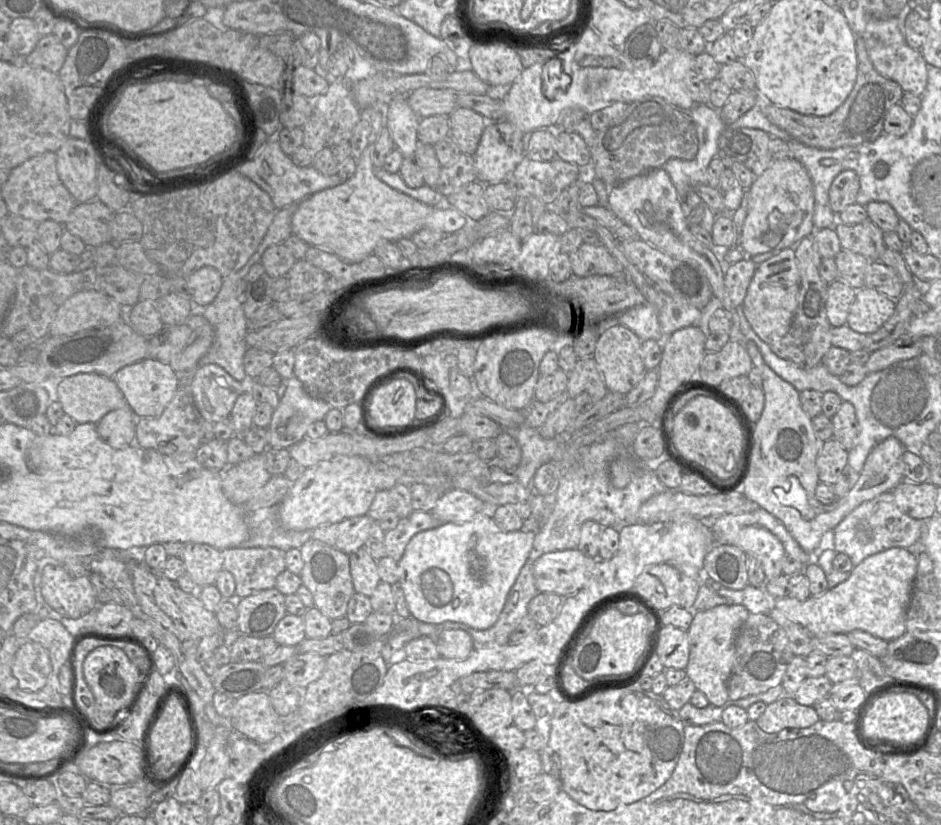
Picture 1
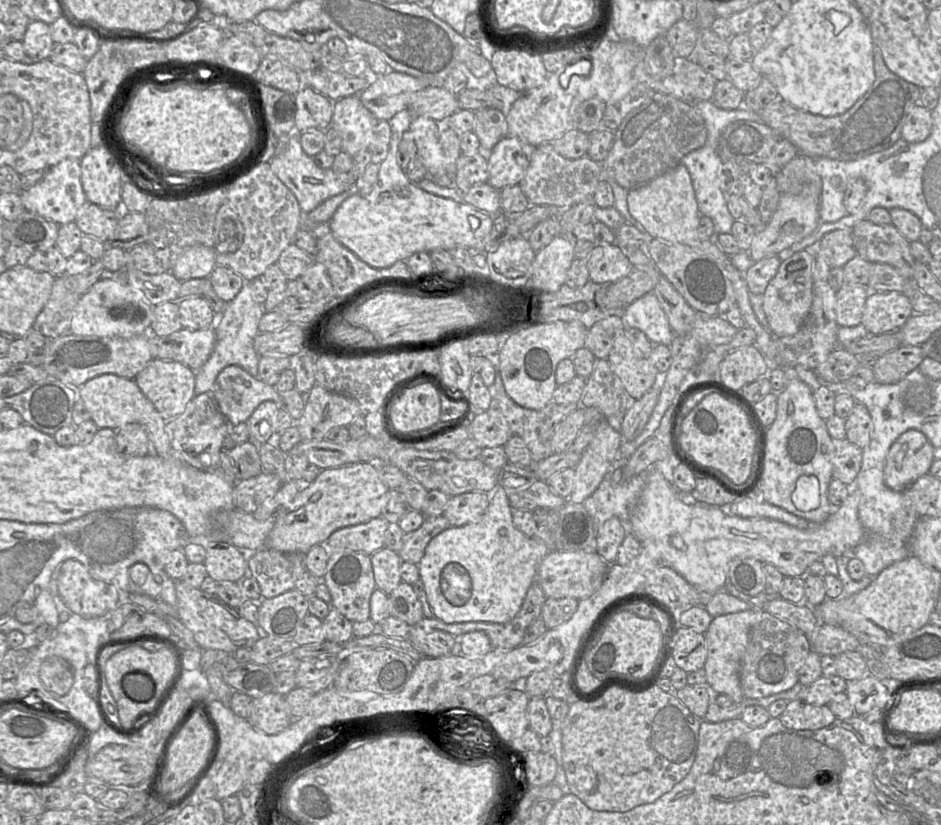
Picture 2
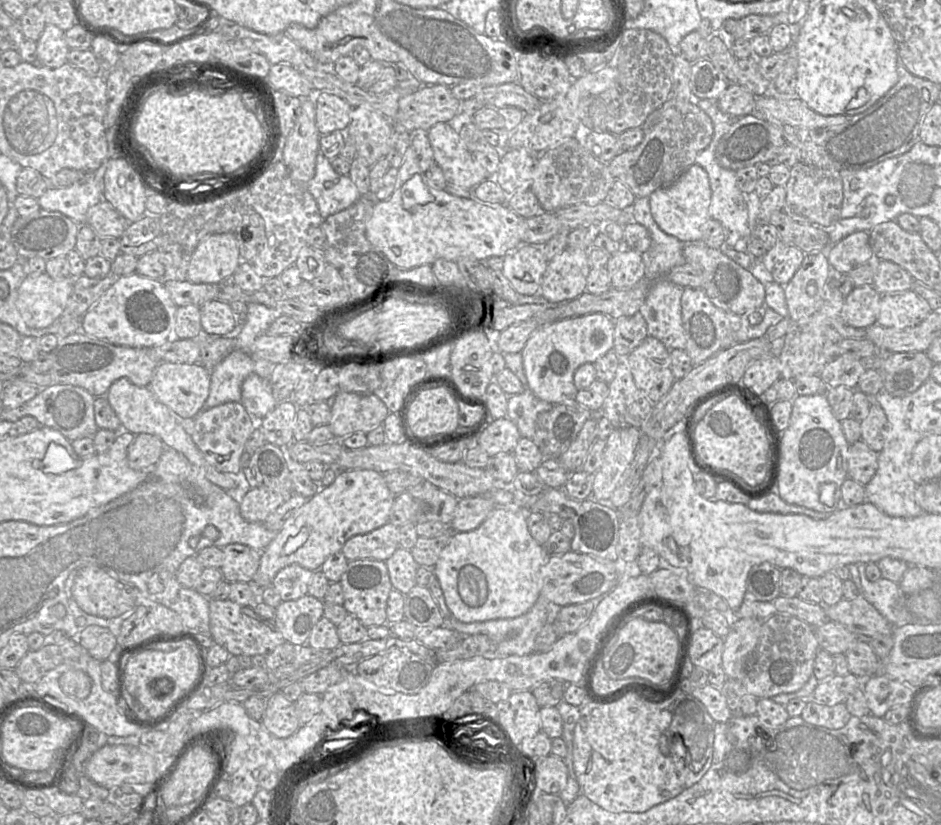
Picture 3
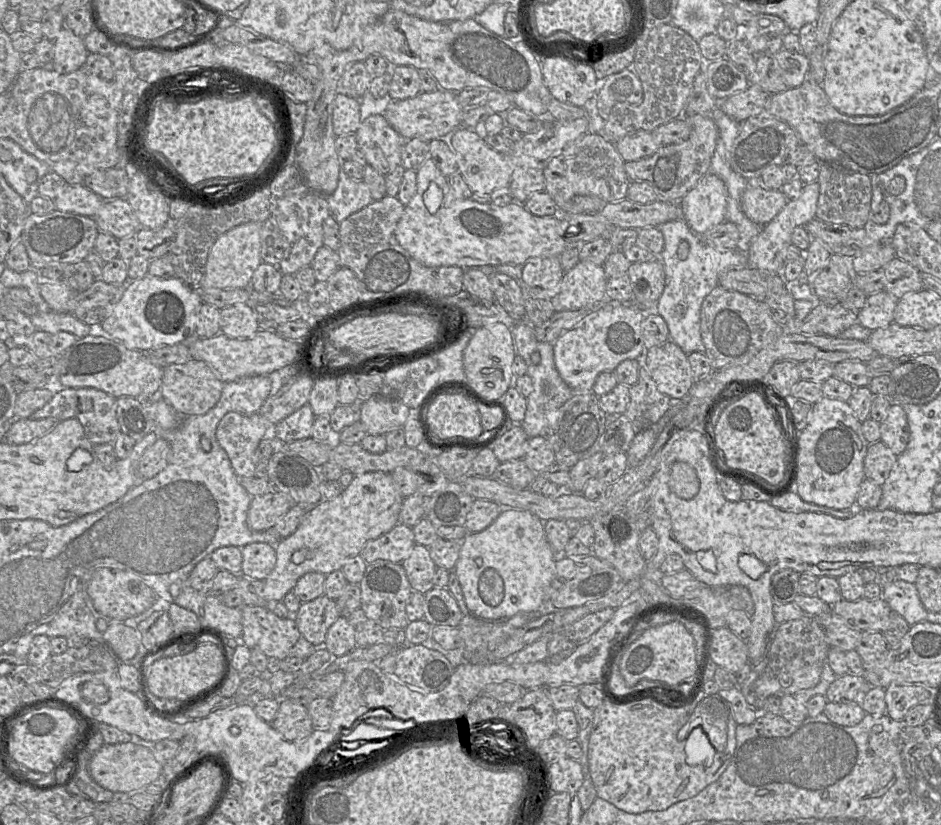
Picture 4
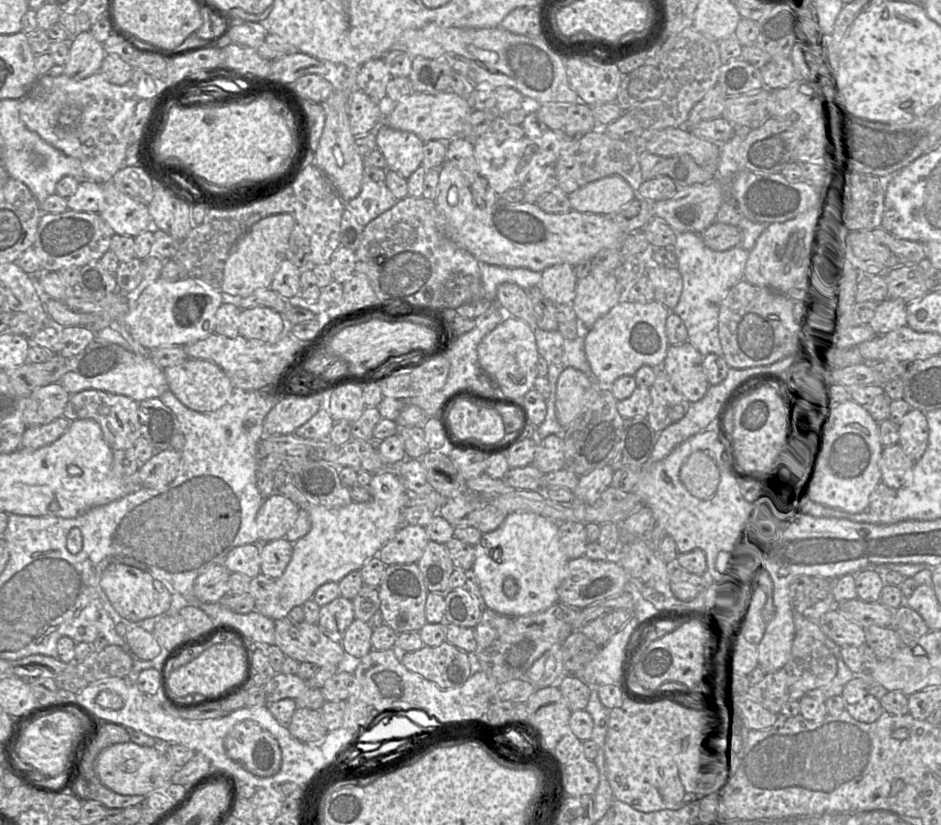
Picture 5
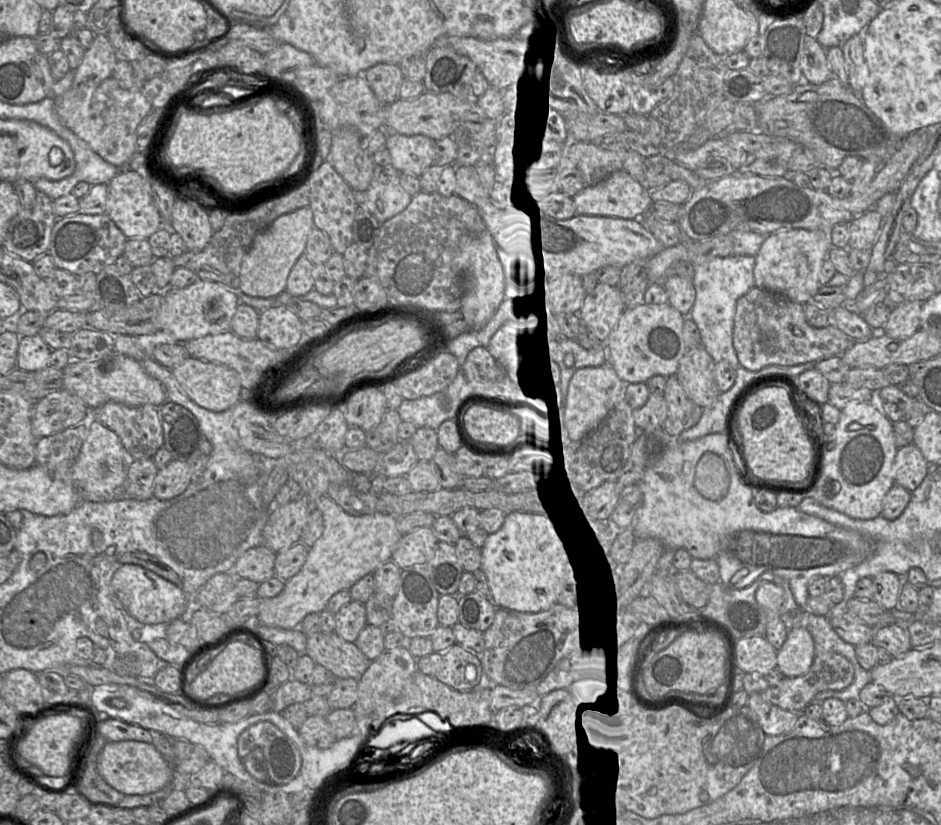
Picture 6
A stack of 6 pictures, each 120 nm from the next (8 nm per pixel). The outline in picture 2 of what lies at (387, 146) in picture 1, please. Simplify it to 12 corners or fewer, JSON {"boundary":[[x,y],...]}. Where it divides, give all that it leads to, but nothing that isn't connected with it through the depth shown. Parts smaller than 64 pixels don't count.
{"boundary":[[393,135],[368,194],[333,236],[370,266],[490,249],[497,215],[431,194]]}

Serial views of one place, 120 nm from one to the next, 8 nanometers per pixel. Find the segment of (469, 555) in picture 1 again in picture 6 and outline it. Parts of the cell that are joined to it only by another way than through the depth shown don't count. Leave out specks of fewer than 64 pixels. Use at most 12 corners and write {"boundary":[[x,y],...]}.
{"boundary":[[507,513],[481,549],[495,605],[559,603],[576,561],[567,530]]}

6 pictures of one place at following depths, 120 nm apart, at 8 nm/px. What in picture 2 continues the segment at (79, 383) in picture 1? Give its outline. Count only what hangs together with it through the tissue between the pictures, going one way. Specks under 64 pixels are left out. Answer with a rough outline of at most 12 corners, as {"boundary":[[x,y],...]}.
{"boundary":[[103,374],[78,388],[99,428],[138,423],[152,455],[174,459],[167,420],[134,380]]}

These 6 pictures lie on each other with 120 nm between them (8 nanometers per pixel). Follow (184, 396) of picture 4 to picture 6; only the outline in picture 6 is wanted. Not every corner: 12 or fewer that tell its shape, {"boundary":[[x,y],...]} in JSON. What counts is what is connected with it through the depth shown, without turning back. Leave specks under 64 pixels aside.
{"boundary":[[190,356],[171,369],[189,398],[225,411],[244,397],[238,375]]}

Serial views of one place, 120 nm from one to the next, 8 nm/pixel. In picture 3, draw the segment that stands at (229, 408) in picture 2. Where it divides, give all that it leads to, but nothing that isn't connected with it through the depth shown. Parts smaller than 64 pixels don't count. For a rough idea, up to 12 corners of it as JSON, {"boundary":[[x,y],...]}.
{"boundary":[[249,375],[239,402],[247,413],[262,419],[277,405],[267,380]]}

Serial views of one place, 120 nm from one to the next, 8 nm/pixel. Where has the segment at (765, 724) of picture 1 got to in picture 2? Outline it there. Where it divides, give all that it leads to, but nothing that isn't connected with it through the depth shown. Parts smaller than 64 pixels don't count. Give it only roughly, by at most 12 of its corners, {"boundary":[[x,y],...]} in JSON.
{"boundary":[[793,699],[779,716],[796,730],[816,730],[836,716],[828,705]]}

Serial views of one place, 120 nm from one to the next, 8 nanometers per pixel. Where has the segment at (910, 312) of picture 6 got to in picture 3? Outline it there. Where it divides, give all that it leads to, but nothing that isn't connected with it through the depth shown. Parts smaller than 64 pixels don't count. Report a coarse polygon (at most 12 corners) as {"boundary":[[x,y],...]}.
{"boundary":[[872,285],[844,298],[843,322],[857,329],[876,324],[881,296]]}

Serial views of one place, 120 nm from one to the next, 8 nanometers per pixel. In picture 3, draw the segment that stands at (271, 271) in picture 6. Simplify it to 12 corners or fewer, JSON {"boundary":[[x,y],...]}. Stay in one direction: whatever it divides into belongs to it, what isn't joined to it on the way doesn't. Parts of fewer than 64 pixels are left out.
{"boundary":[[234,234],[209,235],[195,248],[186,280],[230,281],[240,264]]}

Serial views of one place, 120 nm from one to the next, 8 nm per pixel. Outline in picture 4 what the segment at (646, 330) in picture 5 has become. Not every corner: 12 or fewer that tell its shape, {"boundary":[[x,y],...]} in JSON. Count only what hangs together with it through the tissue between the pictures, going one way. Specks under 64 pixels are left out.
{"boundary":[[604,303],[553,343],[574,392],[647,350],[654,307]]}

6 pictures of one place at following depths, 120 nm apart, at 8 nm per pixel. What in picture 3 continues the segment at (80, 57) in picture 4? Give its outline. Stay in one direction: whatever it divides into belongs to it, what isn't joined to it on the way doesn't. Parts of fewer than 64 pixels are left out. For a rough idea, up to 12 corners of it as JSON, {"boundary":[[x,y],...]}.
{"boundary":[[49,25],[37,40],[44,67],[67,63],[65,31]]}

